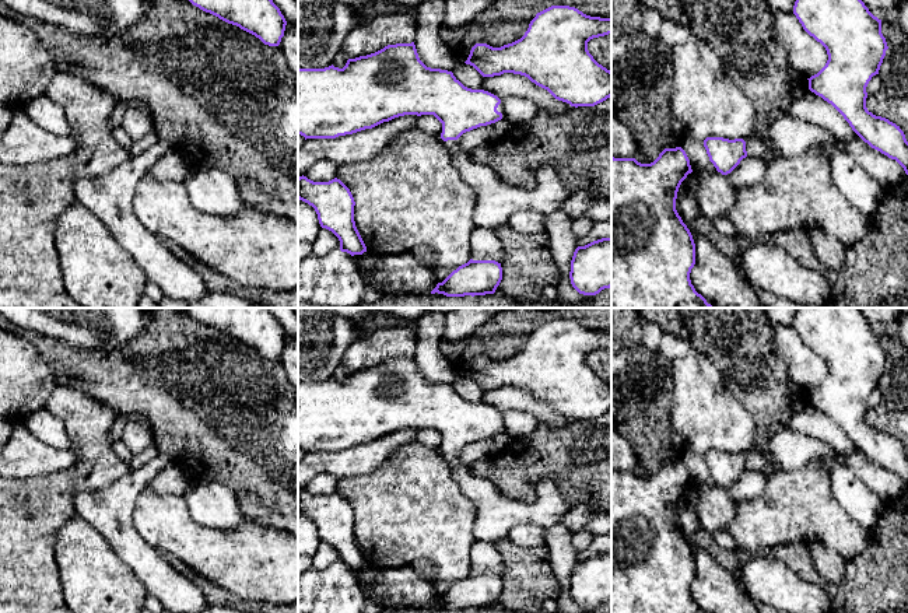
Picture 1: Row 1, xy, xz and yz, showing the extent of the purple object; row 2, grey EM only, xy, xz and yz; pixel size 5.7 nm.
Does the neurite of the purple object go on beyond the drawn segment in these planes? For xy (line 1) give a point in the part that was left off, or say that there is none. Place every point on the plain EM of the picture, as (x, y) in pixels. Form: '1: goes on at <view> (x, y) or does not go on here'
1: does not go on here

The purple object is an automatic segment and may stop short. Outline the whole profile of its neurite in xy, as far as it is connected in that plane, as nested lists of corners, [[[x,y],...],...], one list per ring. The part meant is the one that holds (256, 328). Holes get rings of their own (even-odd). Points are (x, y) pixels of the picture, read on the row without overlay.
[[[183,308],[193,319],[278,360],[287,334],[269,308]]]

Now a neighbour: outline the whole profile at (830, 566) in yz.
[[[806,539],[804,544],[807,546],[814,568],[820,577],[823,577],[827,582],[837,585],[845,581],[846,560],[844,560],[834,550],[827,549],[817,539]]]

